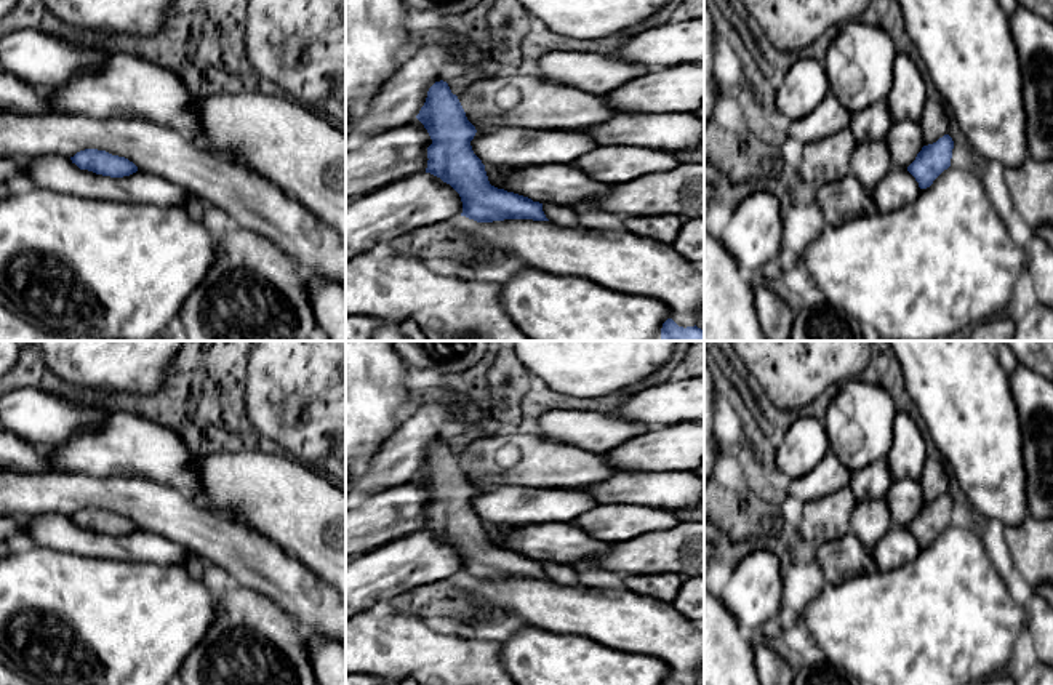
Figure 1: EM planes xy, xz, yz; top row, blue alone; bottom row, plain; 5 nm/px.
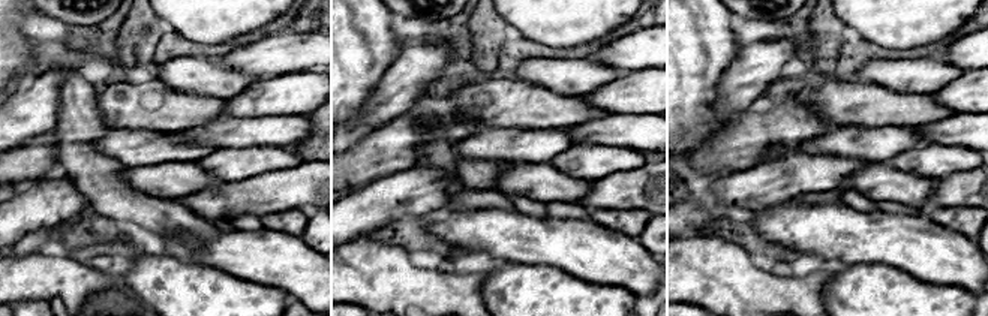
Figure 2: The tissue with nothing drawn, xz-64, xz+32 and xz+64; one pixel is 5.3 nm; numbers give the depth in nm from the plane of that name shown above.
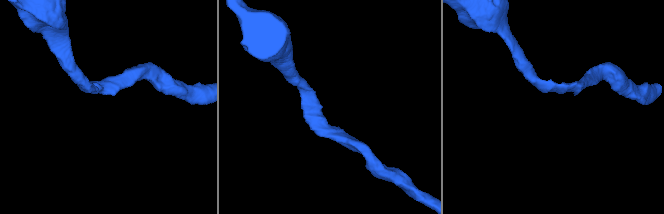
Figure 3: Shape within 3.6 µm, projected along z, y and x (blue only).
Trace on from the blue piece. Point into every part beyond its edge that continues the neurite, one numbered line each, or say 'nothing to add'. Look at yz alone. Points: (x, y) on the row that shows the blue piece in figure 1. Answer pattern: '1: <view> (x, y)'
nothing to add

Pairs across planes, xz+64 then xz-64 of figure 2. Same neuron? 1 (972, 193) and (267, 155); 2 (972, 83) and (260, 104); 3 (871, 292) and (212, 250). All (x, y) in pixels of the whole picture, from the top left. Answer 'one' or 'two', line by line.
1: two
2: one
3: two

